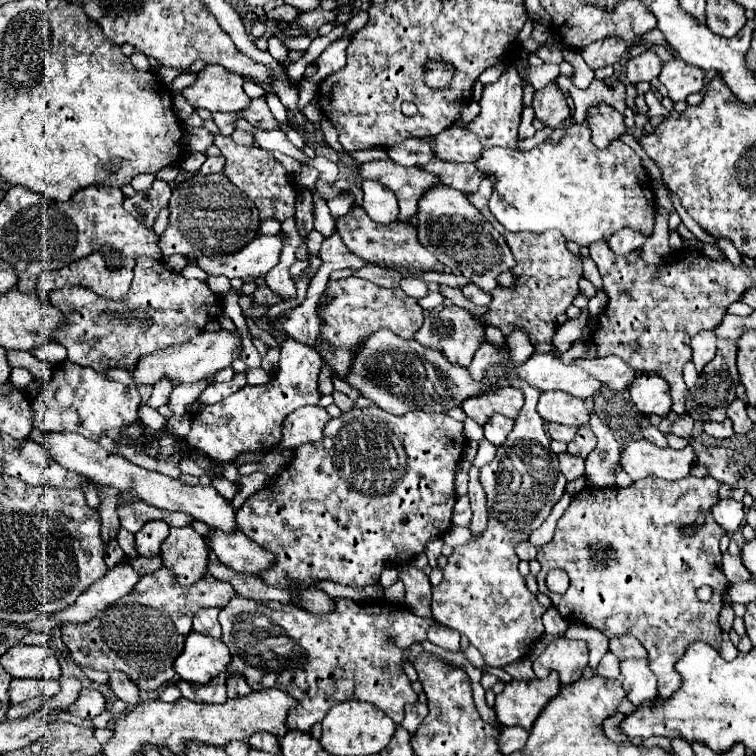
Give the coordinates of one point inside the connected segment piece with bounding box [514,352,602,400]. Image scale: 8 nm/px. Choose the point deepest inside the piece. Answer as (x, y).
(543, 371)

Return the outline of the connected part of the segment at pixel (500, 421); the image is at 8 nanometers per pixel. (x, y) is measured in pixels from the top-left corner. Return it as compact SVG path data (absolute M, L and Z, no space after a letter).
M496 414L496 416L492 416L492 418L484 424L484 436L486 436L486 440L490 440L494 446L500 446L500 444L506 440L508 432L512 430L512 426L514 426L514 420Z

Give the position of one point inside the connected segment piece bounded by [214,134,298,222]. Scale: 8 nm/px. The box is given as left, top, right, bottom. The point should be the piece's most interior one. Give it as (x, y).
(255, 171)

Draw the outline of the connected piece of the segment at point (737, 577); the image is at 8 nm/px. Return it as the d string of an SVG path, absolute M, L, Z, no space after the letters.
M724 552L722 554L722 572L728 576L728 582L730 584L742 582L742 580L748 580L750 578L750 572L742 564L742 558L740 556L734 556L730 552Z

